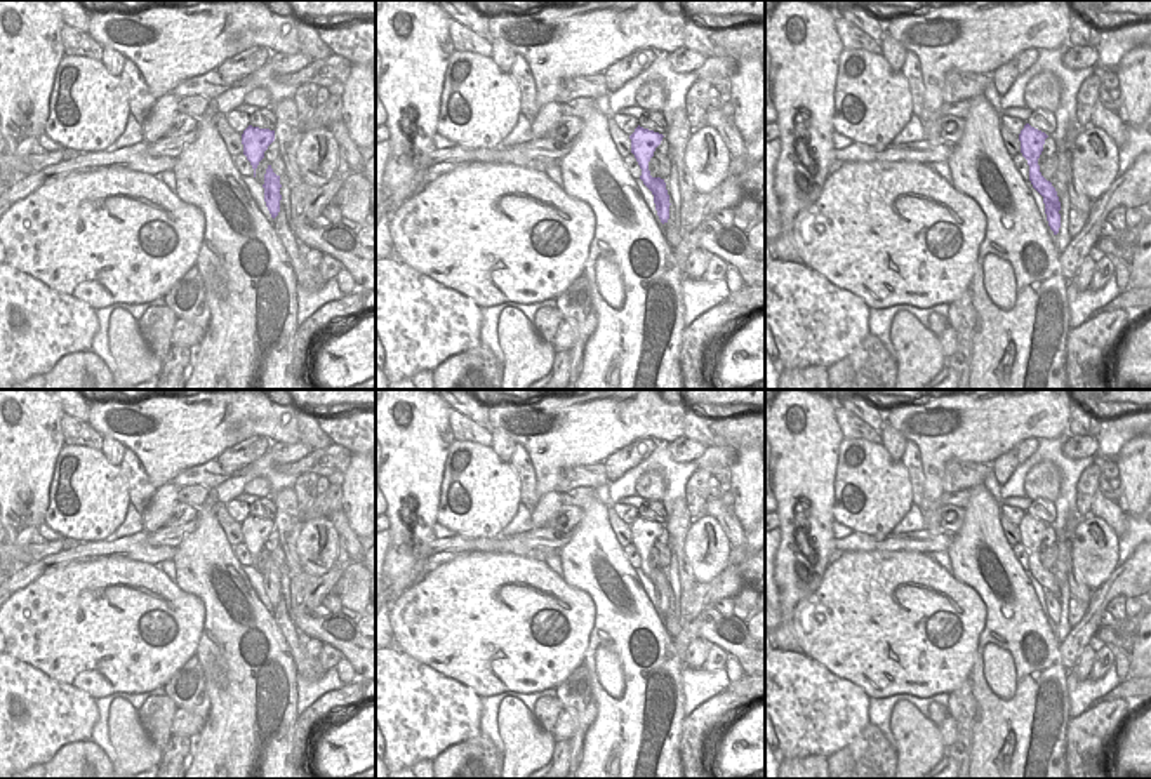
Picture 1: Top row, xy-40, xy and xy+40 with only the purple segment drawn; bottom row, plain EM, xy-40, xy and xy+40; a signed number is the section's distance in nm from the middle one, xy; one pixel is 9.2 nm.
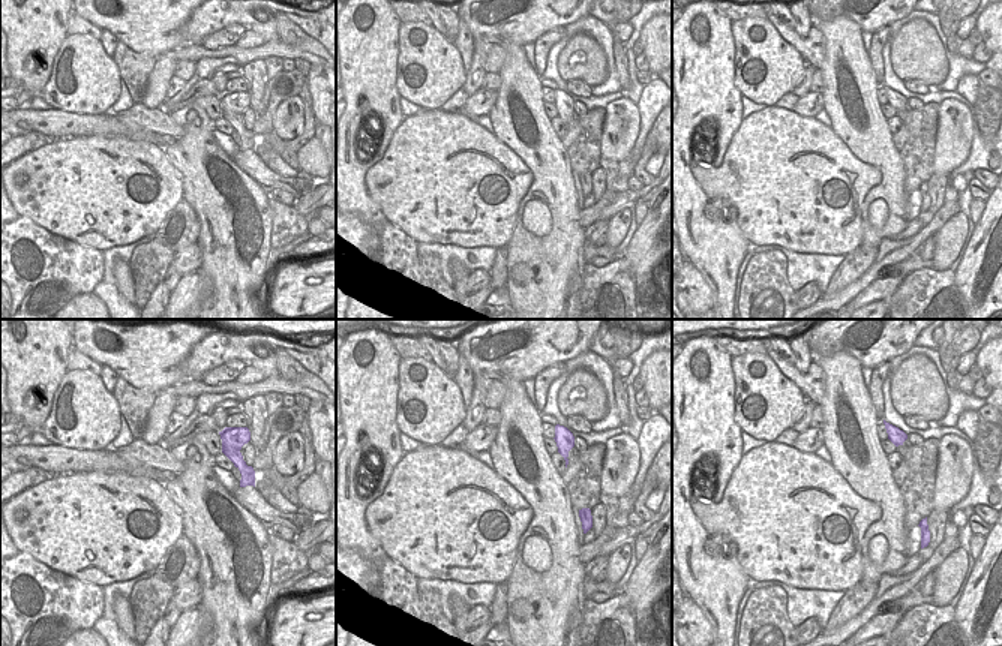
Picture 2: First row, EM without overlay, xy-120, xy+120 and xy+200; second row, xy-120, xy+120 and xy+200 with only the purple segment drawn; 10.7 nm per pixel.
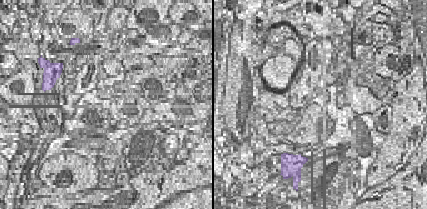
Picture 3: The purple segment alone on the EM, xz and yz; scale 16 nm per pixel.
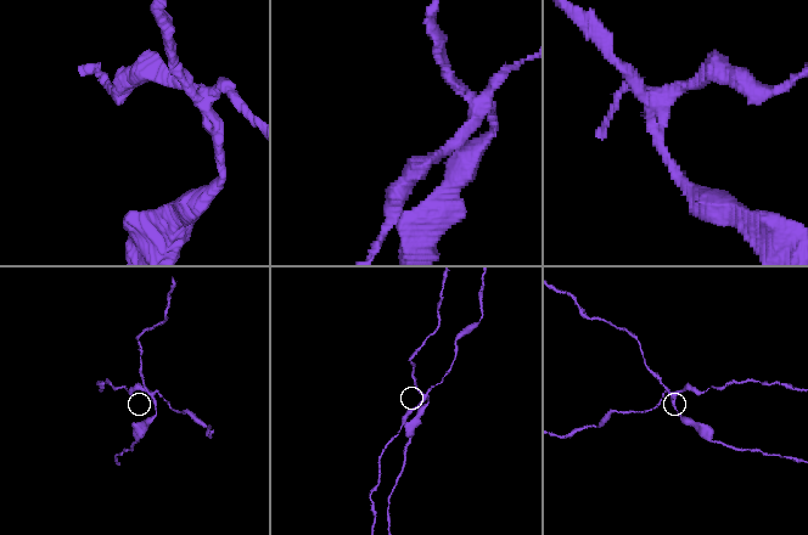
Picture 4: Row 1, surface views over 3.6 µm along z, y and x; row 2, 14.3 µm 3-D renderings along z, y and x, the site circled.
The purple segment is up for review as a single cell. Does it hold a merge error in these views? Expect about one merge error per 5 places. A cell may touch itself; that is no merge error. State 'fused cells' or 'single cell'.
fused cells

